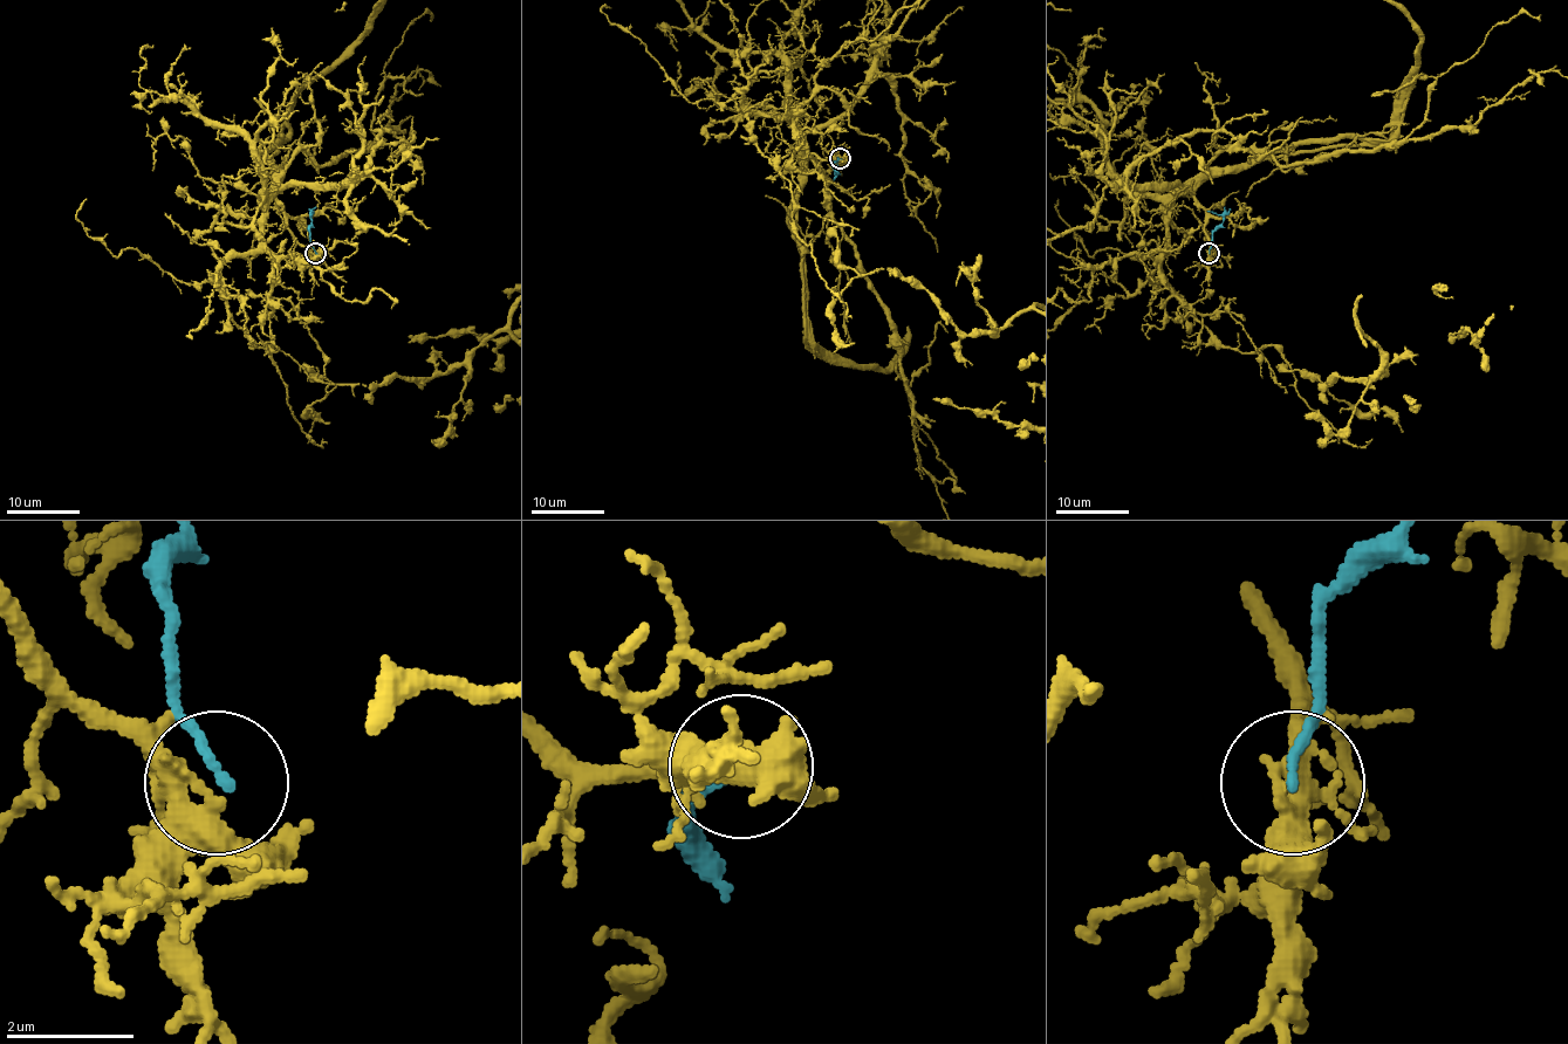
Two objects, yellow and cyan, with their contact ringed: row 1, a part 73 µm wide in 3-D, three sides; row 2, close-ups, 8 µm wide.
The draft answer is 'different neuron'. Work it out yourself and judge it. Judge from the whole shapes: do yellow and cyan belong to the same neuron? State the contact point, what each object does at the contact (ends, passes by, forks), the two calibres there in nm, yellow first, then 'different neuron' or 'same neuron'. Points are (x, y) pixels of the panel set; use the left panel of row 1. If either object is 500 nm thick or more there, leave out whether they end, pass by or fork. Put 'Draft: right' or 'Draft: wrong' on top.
Draft: right
at (315, 253); yellow forks there; cyan ends there; 360 nm thick on the yellow side, 150 nm on the other; different neuron

